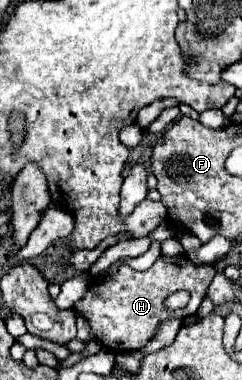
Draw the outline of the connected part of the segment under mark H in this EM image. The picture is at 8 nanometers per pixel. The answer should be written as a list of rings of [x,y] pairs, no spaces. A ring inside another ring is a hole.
[[[160,254],[160,258],[144,272],[138,272],[122,264],[118,268],[118,274],[112,278],[90,278],[88,292],[74,304],[74,310],[90,322],[96,340],[100,340],[102,346],[110,346],[110,350],[114,352],[130,352],[138,350],[138,346],[148,344],[160,320],[192,316],[198,310],[200,302],[204,300],[206,290],[214,276],[216,276],[214,266],[194,266],[186,254],[180,256]],[[178,290],[190,292],[190,302],[178,310],[166,308],[164,300]]]

